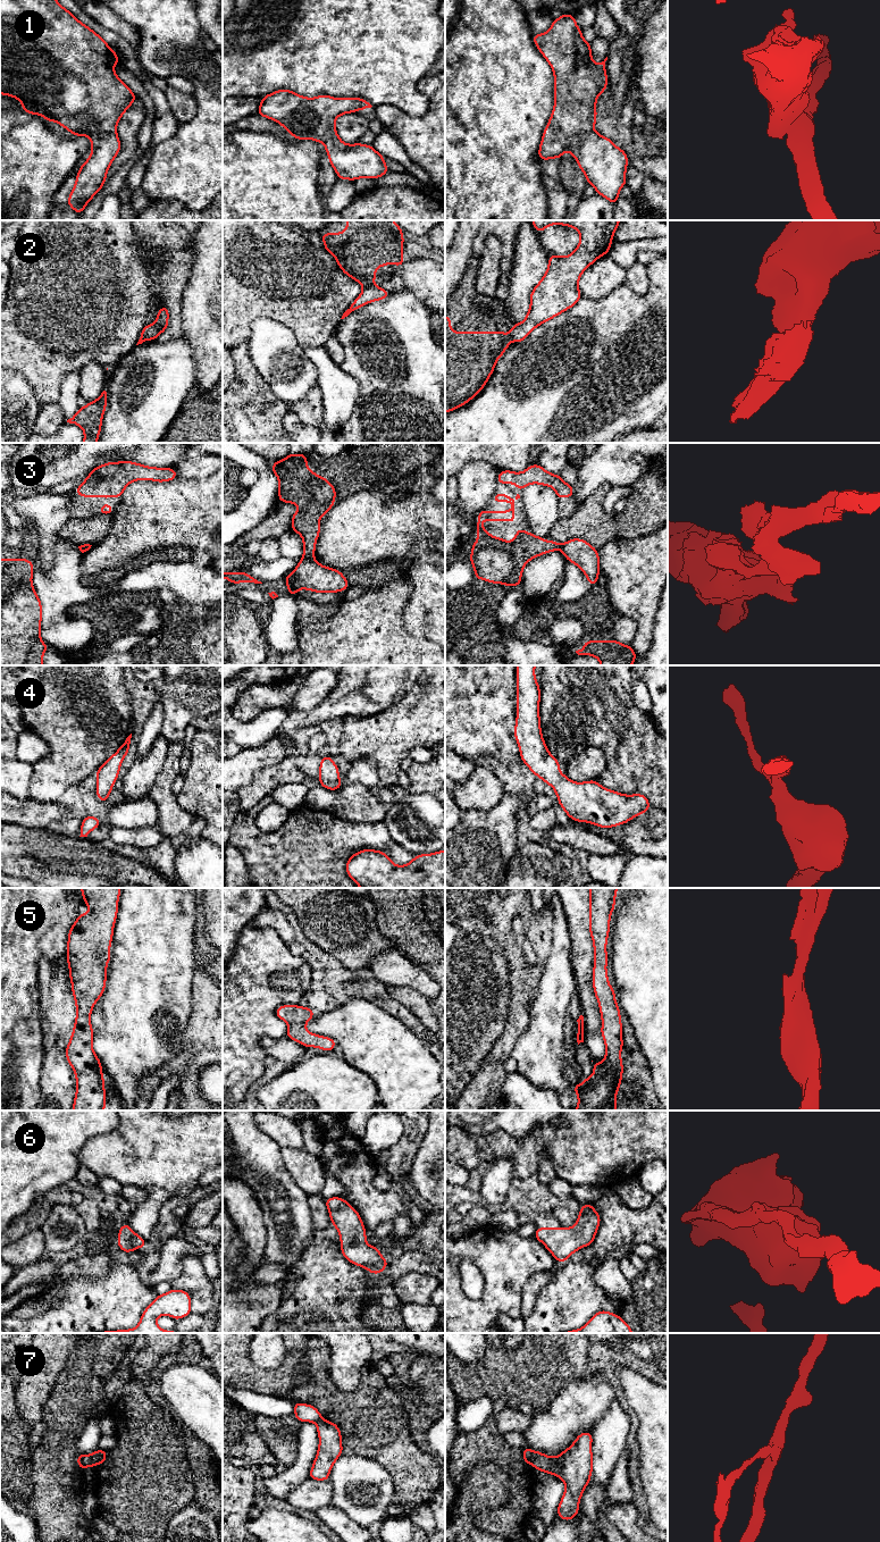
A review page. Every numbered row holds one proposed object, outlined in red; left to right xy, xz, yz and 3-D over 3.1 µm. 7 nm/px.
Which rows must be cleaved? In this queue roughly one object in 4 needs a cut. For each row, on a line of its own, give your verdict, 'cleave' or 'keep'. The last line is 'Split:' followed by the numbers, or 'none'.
1: keep
2: cleave
3: cleave
4: keep
5: keep
6: keep
7: cleave
Split: 2, 3, 7

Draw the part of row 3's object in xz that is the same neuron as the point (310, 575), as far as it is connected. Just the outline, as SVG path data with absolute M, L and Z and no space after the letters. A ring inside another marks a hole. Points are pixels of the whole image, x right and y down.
M302 558L284 579L287 584L287 594L294 596L300 588L316 593L337 593L346 590L350 586L341 571L309 558Z

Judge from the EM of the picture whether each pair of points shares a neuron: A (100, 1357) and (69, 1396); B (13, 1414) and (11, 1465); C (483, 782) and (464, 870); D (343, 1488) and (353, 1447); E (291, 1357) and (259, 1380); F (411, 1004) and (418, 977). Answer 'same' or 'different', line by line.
A: same
B: same
C: different
D: different
E: same
F: different

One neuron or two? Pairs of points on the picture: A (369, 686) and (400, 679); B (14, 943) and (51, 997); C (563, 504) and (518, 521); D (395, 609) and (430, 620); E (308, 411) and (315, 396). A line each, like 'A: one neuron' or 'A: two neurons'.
A: one neuron
B: two neurons
C: one neuron
D: two neurons
E: one neuron

